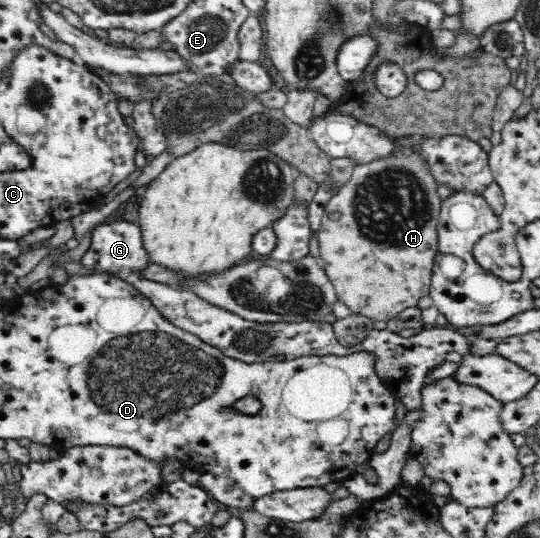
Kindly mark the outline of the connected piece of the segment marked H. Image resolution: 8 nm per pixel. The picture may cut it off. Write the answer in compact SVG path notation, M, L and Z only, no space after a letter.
M402 147L400 151L394 151L386 157L378 157L370 163L360 163L354 166L351 179L326 203L324 214L318 233L318 244L320 245L320 258L324 262L323 270L327 278L336 290L339 301L345 303L352 311L372 319L374 322L395 319L401 311L408 307L416 307L422 297L429 295L431 288L431 275L433 274L434 257L438 254L437 226L440 219L442 200L438 195L438 182L427 168L427 163L421 159L415 149Z

